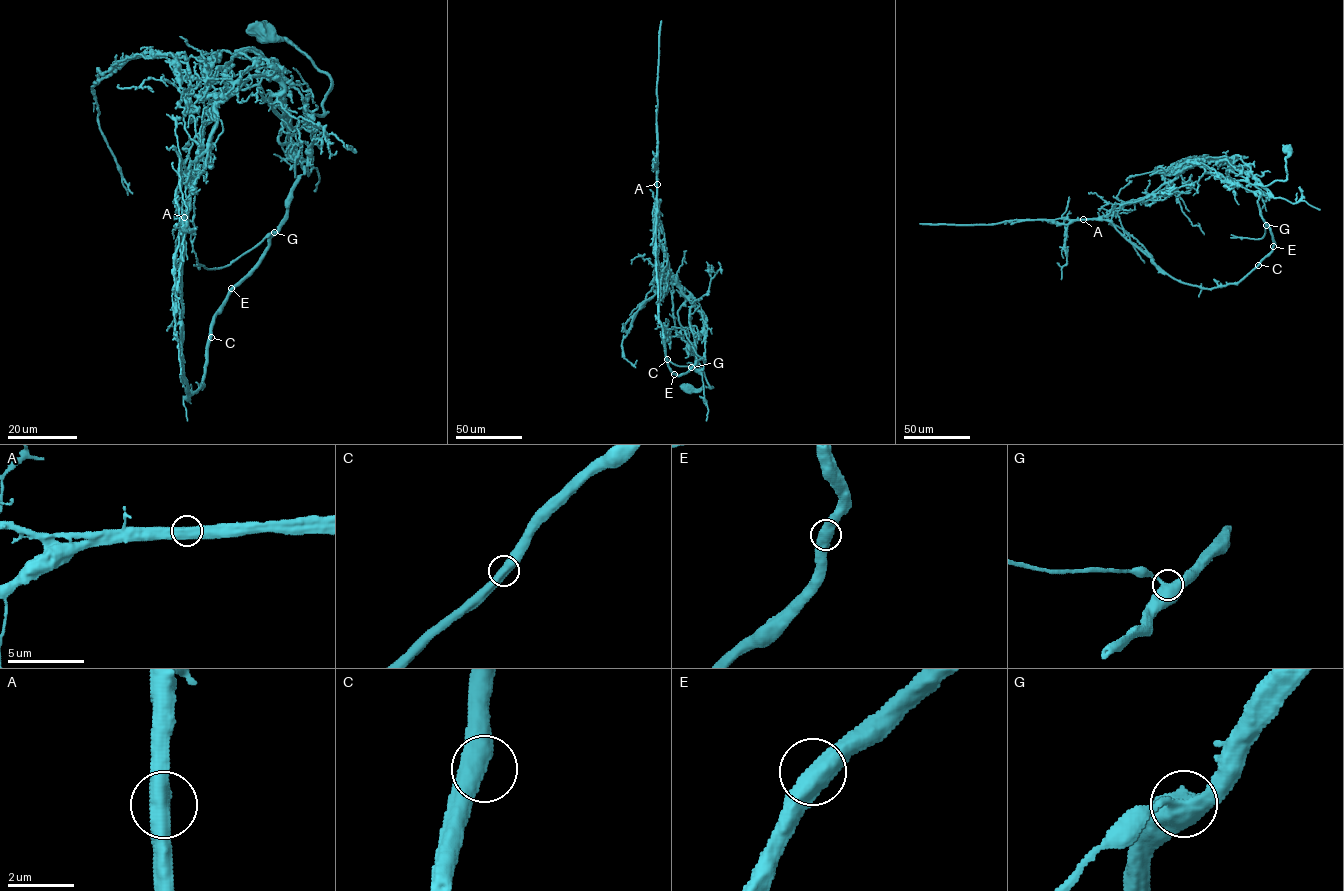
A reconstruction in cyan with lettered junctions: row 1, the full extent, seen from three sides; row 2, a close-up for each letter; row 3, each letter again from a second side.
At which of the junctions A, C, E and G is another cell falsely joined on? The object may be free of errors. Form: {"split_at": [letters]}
{"split_at": ["A"]}

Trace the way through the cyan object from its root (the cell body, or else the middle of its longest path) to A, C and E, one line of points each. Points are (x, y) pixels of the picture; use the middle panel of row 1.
A: (688, 389), (712, 386), (697, 359), (689, 322), (694, 305), (668, 277), (654, 218), (657, 184)
C: (688, 389), (712, 386), (697, 359), (689, 322), (694, 305), (668, 277), (657, 218), (653, 244), (667, 359)
E: (688, 389), (712, 386), (697, 359), (689, 322), (694, 305), (668, 277), (657, 218), (658, 319), (674, 374)

